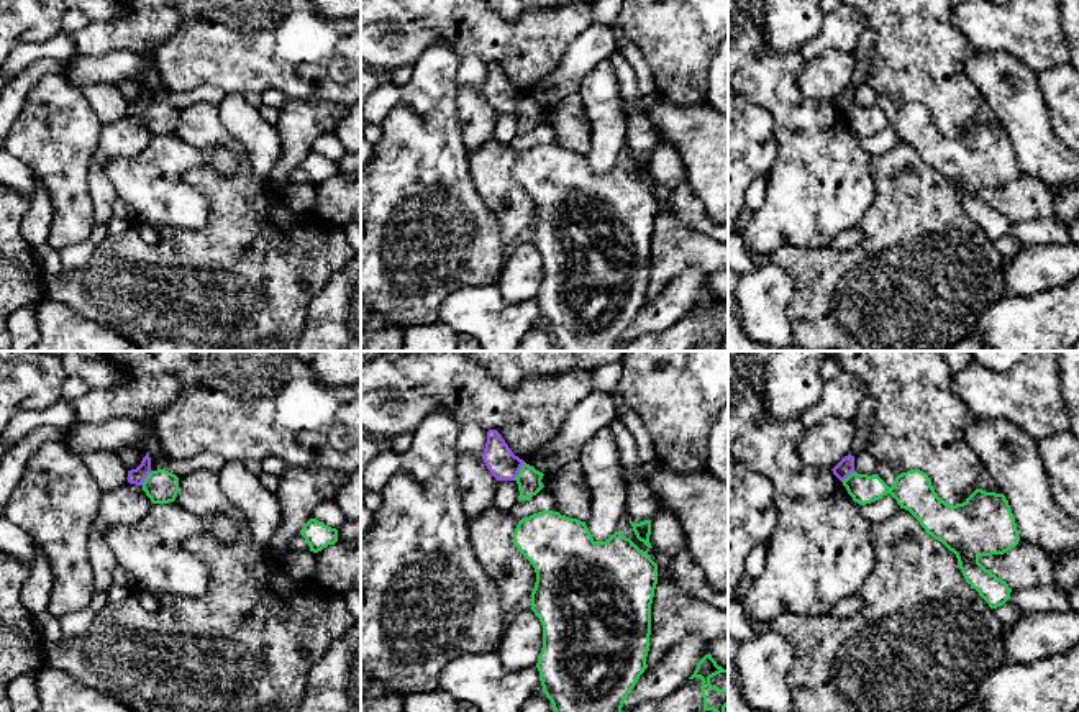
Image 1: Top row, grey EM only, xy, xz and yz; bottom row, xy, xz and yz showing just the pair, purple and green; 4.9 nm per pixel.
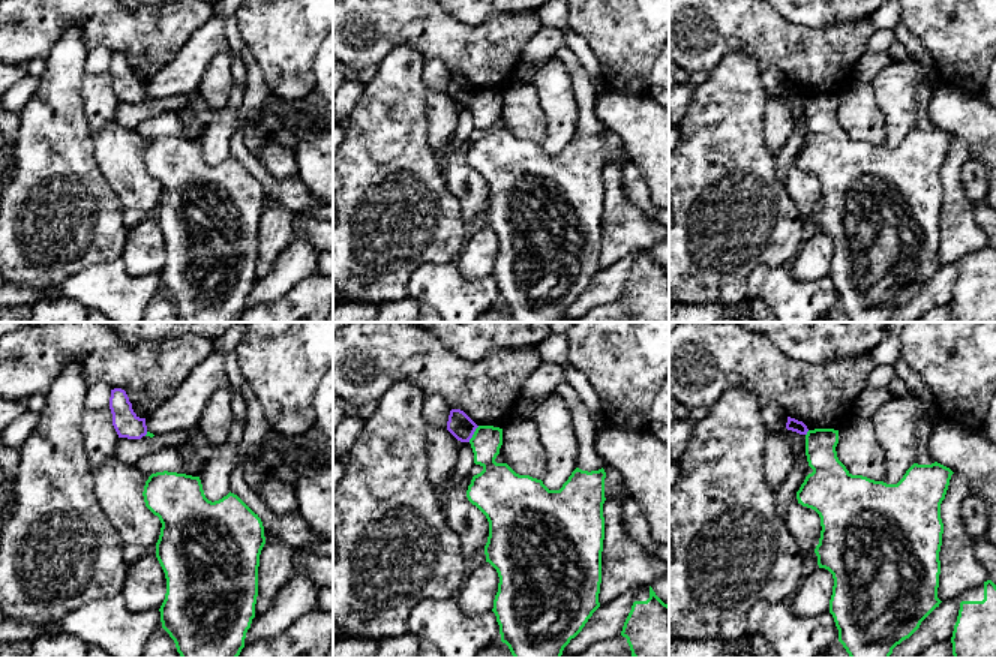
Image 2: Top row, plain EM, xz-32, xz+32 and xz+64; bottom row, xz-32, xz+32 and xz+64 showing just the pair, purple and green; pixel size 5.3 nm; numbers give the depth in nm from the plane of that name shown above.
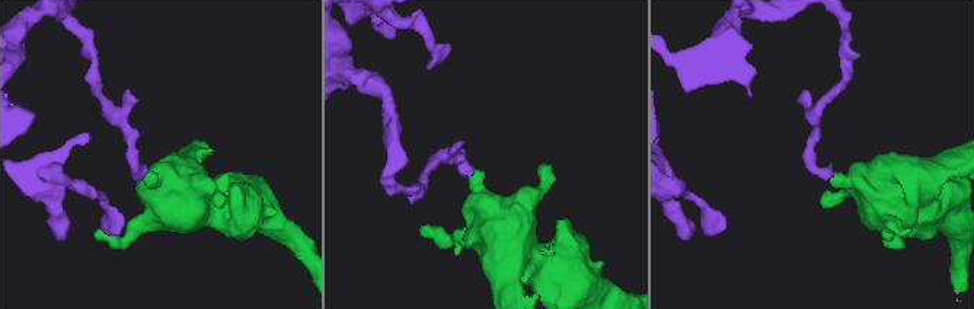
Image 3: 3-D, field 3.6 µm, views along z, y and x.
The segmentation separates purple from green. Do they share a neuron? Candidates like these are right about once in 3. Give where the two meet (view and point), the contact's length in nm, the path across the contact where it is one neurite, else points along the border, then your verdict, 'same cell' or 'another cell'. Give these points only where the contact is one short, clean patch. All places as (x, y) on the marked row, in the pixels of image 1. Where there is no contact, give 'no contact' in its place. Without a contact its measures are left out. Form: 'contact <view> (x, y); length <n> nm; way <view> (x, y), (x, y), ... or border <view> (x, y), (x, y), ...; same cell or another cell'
contact xz (519, 471); length 110 nm; another cell

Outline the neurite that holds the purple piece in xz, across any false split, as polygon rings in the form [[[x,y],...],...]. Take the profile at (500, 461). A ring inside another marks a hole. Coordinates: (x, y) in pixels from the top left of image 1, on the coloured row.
[[[497,430],[487,431],[487,443],[482,459],[497,481],[515,481],[525,464],[523,459],[512,453]]]

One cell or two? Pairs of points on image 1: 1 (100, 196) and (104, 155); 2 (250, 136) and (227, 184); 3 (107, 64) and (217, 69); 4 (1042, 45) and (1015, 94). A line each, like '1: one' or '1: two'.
1: one
2: two
3: two
4: two

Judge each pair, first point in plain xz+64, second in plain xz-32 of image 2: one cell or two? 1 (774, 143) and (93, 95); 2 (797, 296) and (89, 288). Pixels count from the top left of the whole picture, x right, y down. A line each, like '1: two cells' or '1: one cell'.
1: one cell
2: one cell

